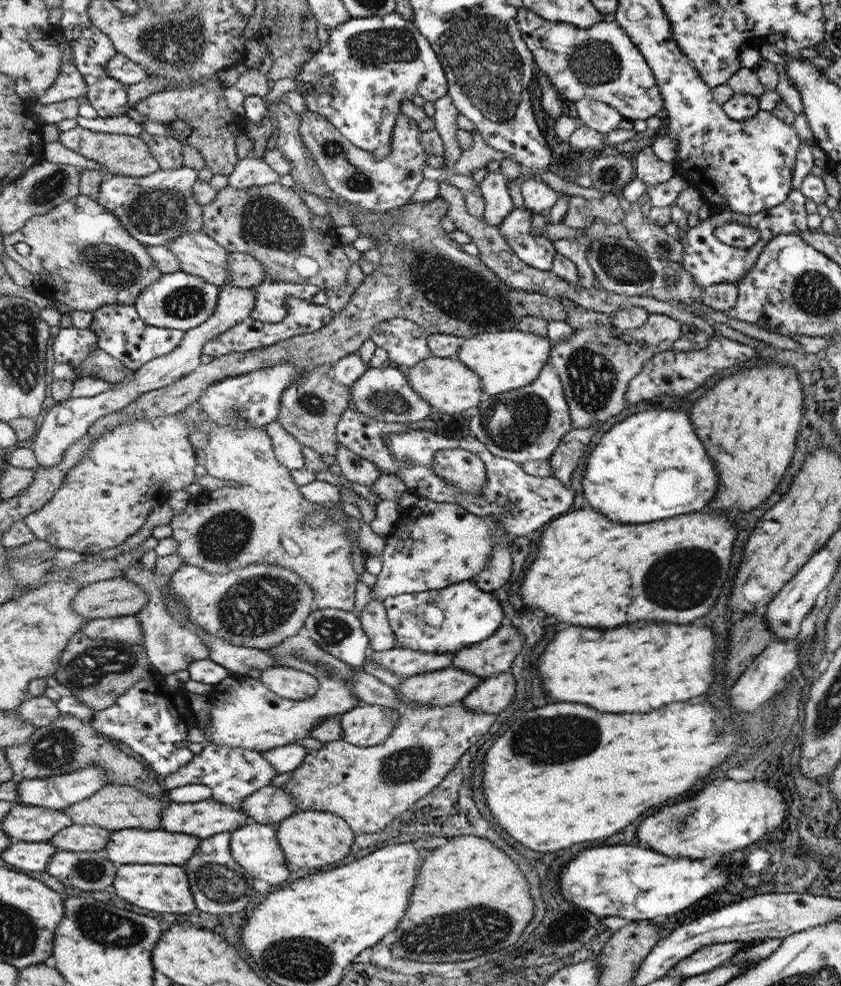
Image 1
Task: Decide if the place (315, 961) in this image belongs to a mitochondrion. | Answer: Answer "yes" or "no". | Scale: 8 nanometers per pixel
yes

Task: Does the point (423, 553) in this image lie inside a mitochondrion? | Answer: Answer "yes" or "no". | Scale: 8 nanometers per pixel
no

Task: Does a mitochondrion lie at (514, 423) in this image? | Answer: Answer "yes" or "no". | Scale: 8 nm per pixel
yes

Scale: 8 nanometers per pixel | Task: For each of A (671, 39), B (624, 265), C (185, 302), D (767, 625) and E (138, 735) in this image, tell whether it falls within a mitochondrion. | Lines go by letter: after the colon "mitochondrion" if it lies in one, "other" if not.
A: other
B: mitochondrion
C: mitochondrion
D: other
E: other

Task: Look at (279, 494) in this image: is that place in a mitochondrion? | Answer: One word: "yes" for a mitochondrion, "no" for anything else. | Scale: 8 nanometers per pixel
no

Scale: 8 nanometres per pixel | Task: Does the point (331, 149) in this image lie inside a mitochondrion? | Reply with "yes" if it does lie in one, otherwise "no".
yes

